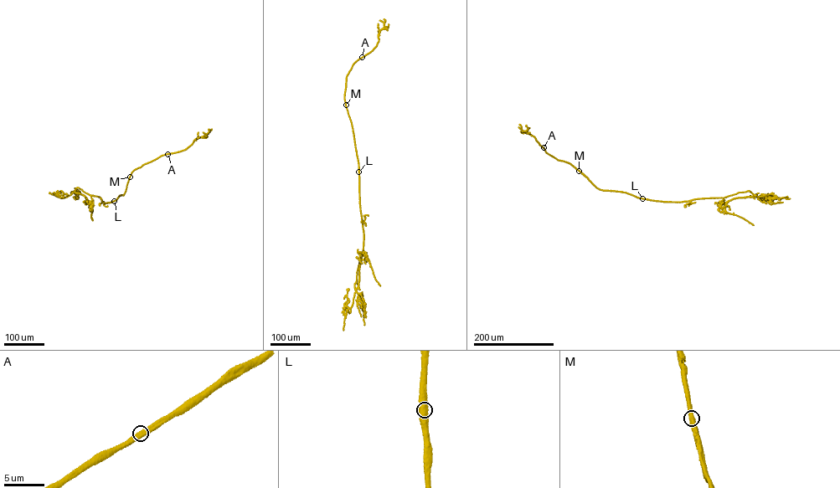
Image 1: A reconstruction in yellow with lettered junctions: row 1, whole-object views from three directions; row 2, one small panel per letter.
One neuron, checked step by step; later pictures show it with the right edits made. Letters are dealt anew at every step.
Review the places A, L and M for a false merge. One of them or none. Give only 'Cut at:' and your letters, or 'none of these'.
Cut at: none of these

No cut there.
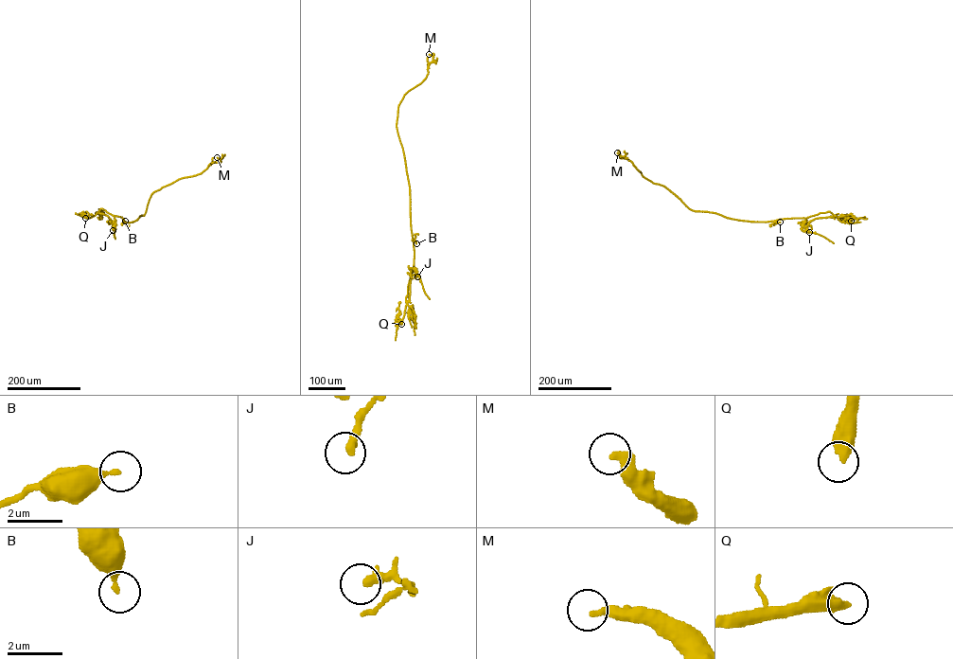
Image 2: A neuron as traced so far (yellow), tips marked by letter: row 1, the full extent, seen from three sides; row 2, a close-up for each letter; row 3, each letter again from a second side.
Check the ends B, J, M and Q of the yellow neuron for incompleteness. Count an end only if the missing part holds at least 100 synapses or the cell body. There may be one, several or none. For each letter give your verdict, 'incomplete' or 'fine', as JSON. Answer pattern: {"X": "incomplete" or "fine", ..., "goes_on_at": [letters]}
{"B": "fine", "J": "fine", "M": "fine", "Q": "incomplete", "goes_on_at": ["Q"]}

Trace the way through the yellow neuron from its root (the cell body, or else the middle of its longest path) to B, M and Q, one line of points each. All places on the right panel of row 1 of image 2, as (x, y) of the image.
B: (731, 219), (780, 222)
M: (731, 219), (691, 210), (664, 187), (644, 177), (631, 162), (617, 152)
Q: (731, 219), (767, 222), (806, 218), (829, 211), (839, 219), (851, 221)

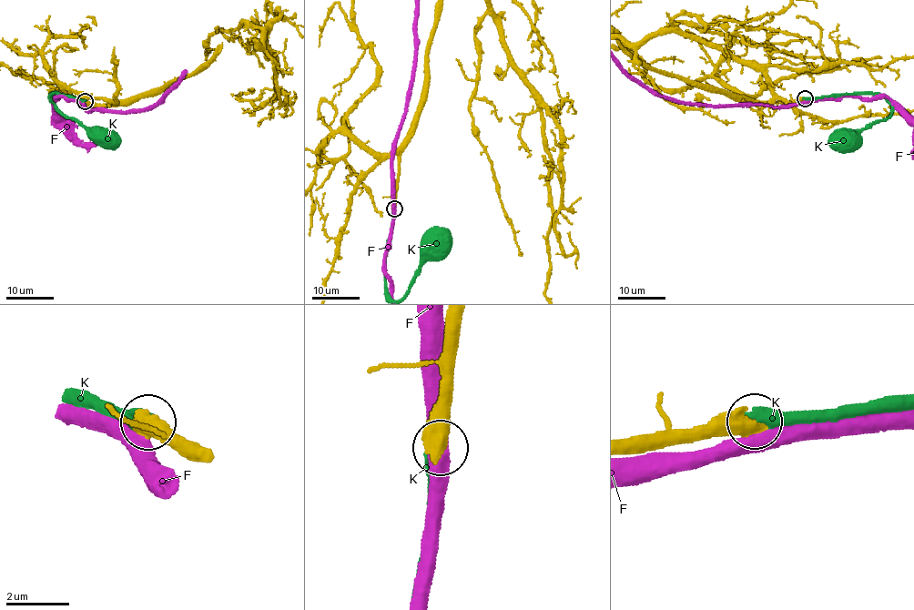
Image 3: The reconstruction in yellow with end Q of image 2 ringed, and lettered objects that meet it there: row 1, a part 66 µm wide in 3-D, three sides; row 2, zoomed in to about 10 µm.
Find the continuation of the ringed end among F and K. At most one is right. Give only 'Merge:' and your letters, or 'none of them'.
Merge: K

